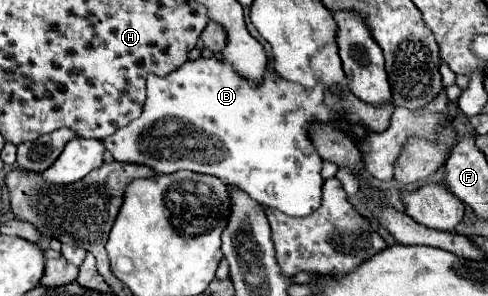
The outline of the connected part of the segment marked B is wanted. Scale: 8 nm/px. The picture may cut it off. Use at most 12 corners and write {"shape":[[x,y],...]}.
{"shape":[[266,65],[148,75],[120,163],[224,179],[262,207],[322,203],[308,123],[346,123]]}

